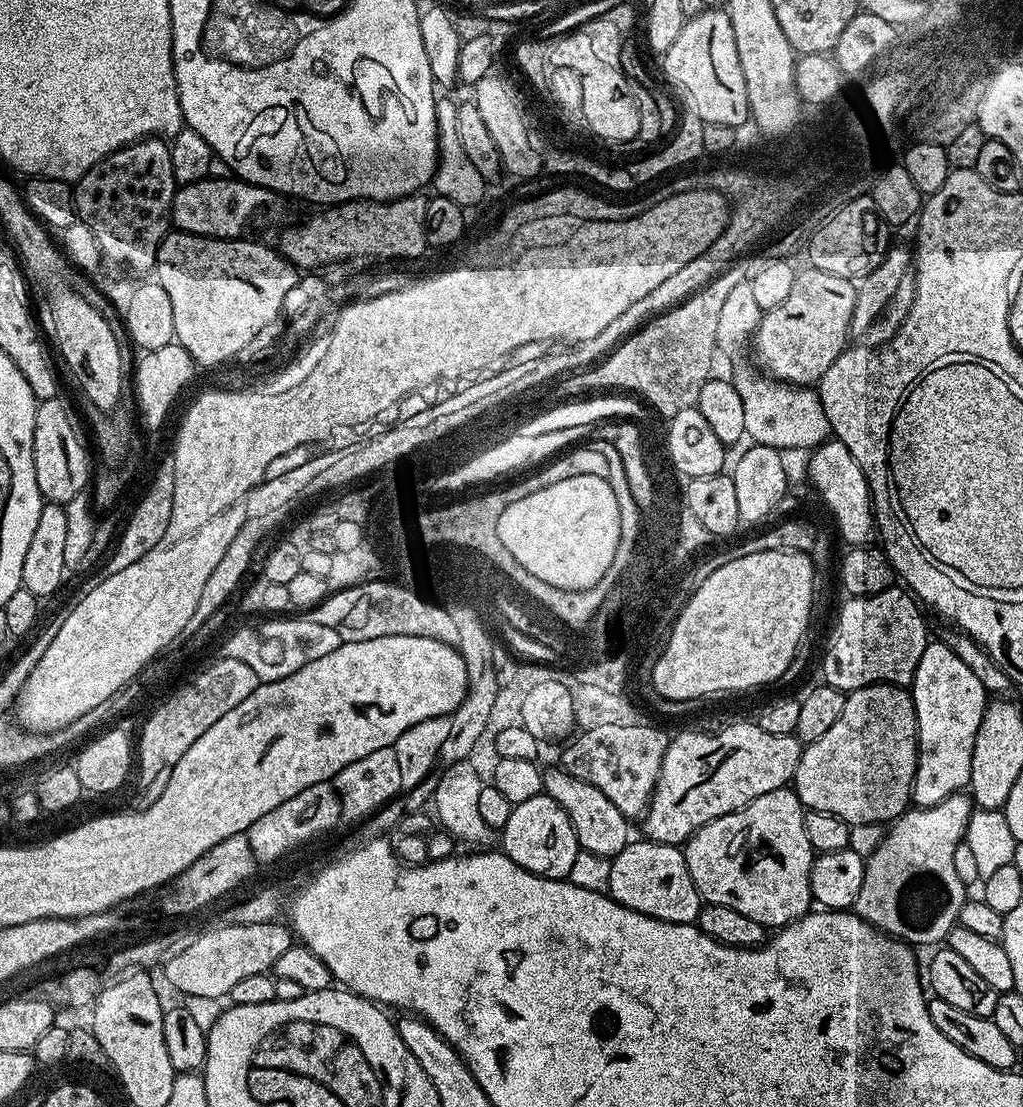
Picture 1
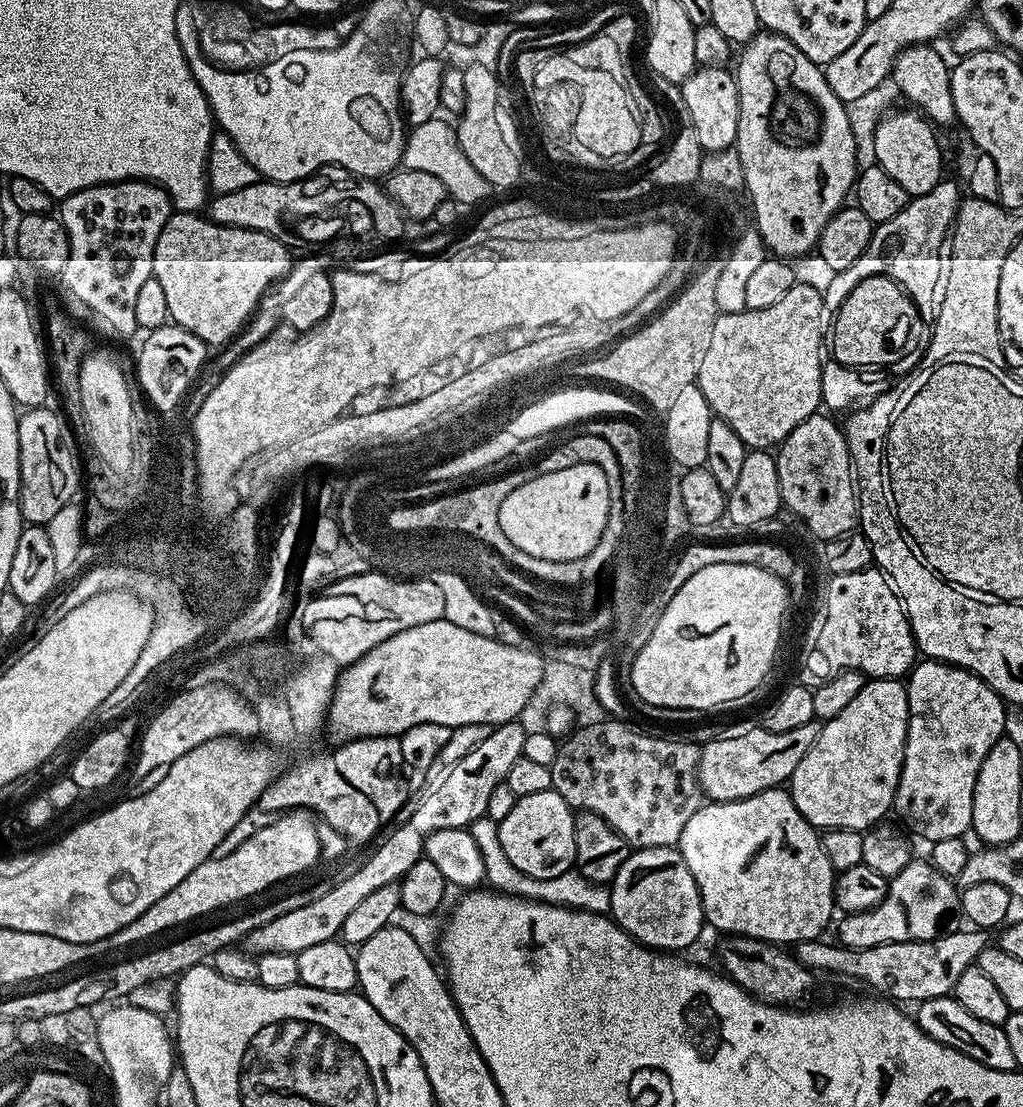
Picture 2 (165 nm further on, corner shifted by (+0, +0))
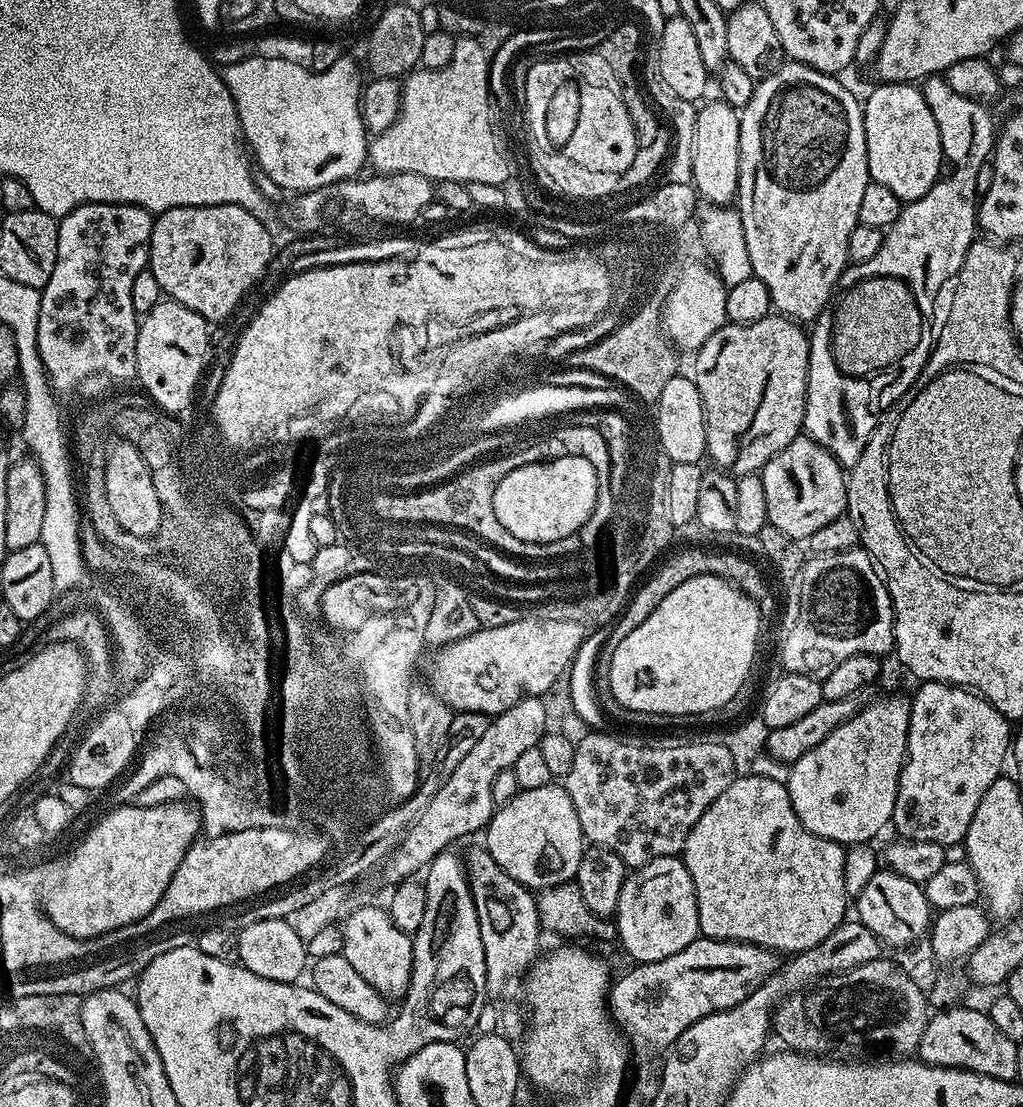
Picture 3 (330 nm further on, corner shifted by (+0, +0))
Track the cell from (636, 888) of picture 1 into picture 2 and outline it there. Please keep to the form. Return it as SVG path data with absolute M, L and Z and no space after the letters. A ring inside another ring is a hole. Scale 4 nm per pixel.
M675 847L637 848L624 859L610 885L613 920L645 948L679 953L688 948L706 928L702 898L690 874L690 866Z

